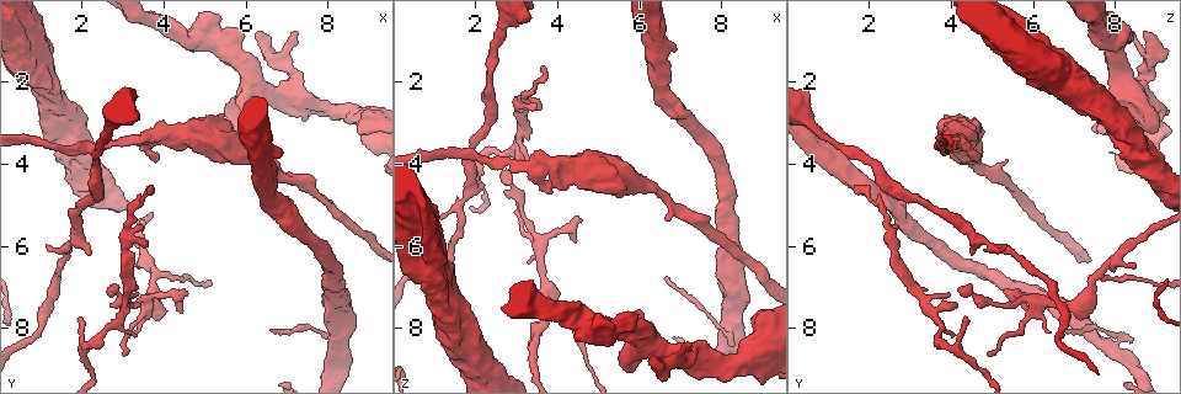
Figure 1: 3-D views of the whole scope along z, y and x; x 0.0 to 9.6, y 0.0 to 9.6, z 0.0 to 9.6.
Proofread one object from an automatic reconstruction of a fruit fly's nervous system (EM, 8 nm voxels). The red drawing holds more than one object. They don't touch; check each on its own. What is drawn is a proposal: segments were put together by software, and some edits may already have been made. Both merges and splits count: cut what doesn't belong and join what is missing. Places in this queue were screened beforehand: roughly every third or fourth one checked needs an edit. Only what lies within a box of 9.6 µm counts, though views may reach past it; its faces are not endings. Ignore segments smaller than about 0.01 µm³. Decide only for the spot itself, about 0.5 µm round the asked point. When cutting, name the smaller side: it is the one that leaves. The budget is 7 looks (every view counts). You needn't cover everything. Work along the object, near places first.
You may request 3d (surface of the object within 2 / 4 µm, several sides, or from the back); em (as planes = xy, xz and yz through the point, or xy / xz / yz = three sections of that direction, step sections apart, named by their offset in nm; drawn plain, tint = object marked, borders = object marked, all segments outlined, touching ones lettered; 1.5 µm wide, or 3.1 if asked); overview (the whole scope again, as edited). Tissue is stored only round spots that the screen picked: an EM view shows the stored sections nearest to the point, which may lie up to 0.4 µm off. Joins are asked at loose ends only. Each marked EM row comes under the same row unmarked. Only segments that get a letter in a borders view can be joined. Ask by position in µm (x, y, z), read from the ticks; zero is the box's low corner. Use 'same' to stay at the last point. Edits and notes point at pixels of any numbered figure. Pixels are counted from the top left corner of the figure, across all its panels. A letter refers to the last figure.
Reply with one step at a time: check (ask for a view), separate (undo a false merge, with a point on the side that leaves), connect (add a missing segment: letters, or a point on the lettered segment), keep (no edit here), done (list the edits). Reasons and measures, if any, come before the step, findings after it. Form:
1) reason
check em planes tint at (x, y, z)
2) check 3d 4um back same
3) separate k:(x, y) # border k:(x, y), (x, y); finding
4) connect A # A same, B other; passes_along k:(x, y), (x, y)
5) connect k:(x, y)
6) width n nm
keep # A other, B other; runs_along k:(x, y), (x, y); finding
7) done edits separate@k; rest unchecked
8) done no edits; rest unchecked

an open end
check 3d 2um at (3.25, 8.15, 6.35)

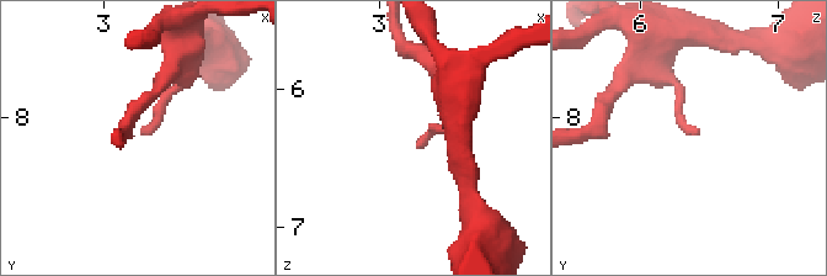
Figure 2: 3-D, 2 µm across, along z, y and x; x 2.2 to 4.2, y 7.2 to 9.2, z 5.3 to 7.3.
shape alone is not enough
check em xz step 4 tint at (3.28, 8.14, 6.40)

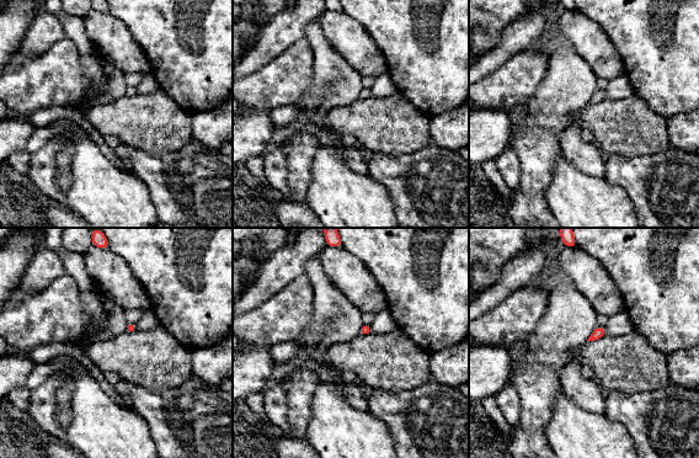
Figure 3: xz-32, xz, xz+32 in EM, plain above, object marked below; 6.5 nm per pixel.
check em planes borders same

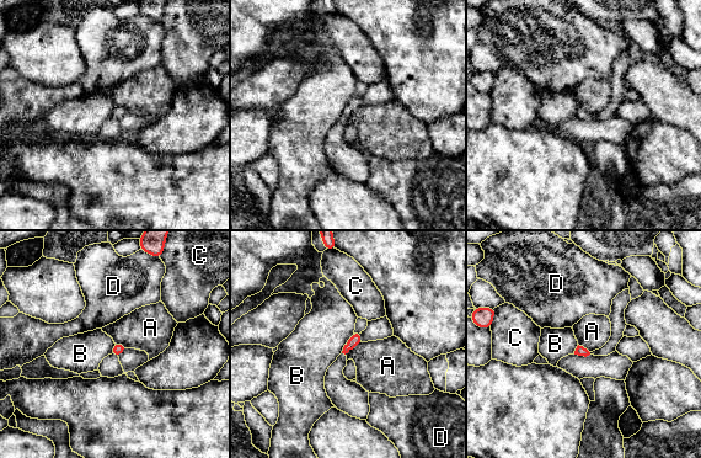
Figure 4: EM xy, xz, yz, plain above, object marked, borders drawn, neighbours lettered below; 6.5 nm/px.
keep # A other, B other, C other, D other; border 4:(353, 331), (341, 352); none of them fits

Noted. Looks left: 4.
branch stops here
check em xy step 8 borders at (3.45, 5.65, 2.65)

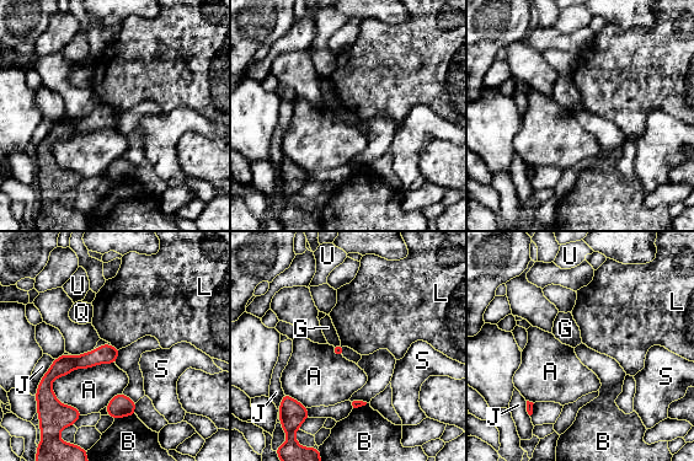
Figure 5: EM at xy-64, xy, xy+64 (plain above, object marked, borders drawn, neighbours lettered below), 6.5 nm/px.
longest_contact A 460 nm
keep # A other, B other, G other, J other, L other, Q other, S other, U other; none of them fits

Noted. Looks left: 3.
tapers out
check em planes borders at (7.20, 0.80, 8.45)

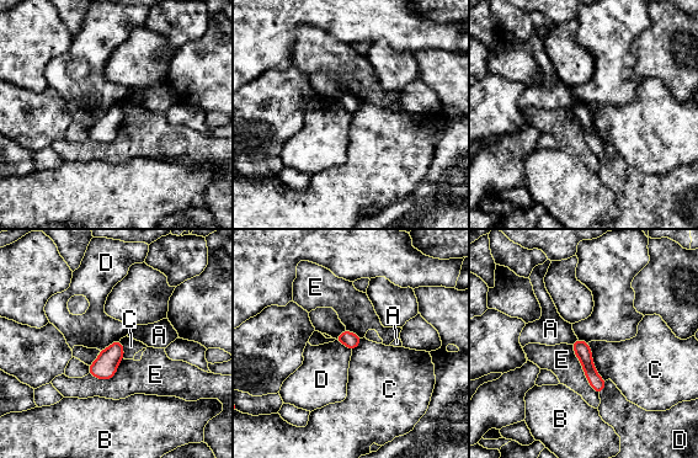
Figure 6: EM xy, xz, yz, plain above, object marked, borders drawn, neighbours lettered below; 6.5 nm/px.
keep # A other, B other, C other, D other, E other; runs_along 6:(579, 342), (598, 389); no lettered segment goes on from it

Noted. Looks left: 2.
done no edits; rest unchecked

